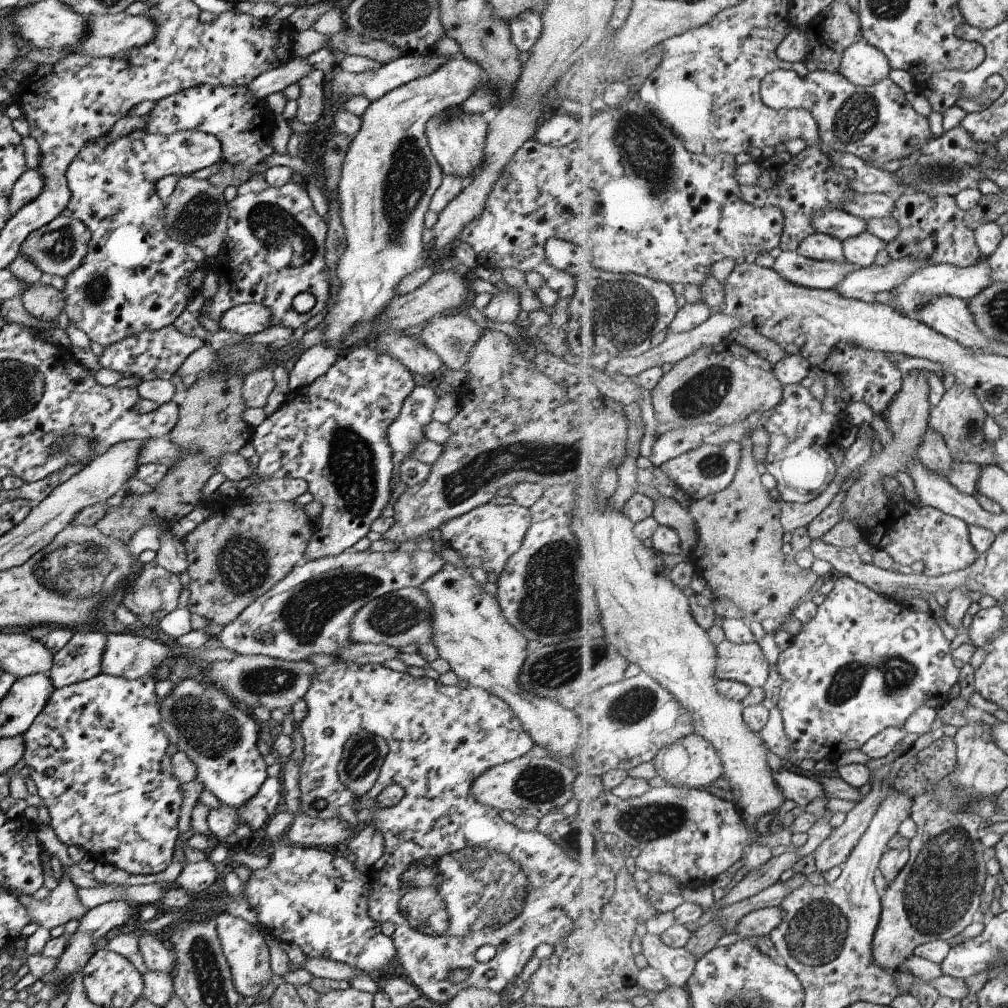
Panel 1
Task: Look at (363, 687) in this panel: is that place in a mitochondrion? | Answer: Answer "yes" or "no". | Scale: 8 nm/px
no

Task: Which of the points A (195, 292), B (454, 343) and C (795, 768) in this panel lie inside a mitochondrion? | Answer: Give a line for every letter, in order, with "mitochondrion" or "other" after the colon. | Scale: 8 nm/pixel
A: other
B: mitochondrion
C: other

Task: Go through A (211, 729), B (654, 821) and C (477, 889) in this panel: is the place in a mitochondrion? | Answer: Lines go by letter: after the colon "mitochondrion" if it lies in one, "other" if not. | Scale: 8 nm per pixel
A: mitochondrion
B: mitochondrion
C: mitochondrion

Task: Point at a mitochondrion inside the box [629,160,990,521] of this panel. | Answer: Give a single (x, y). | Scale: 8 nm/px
(702, 394)

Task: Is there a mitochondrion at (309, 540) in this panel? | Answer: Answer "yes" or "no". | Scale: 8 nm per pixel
no

